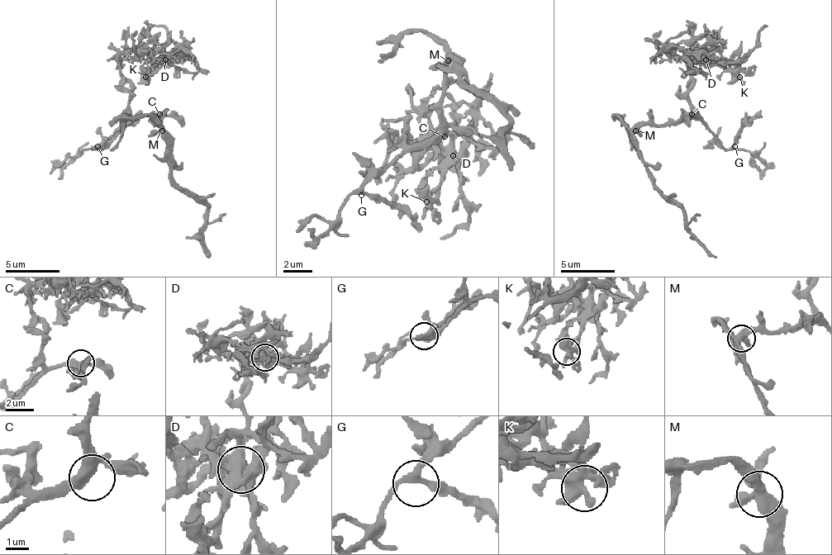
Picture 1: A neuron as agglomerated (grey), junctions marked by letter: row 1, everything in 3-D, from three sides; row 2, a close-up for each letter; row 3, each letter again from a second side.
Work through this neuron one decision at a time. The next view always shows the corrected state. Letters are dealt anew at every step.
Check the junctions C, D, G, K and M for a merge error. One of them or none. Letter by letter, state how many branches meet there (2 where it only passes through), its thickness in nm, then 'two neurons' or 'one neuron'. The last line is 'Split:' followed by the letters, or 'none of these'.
C: branches 4; calibre 400 nm; one neuron
D: branches 6; calibre 500 nm; one neuron
G: branches 3; calibre 240 nm; one neuron
K: branches 6; calibre 480 nm; one neuron
M: branches 4; calibre 440 nm; one neuron
Split: none of these

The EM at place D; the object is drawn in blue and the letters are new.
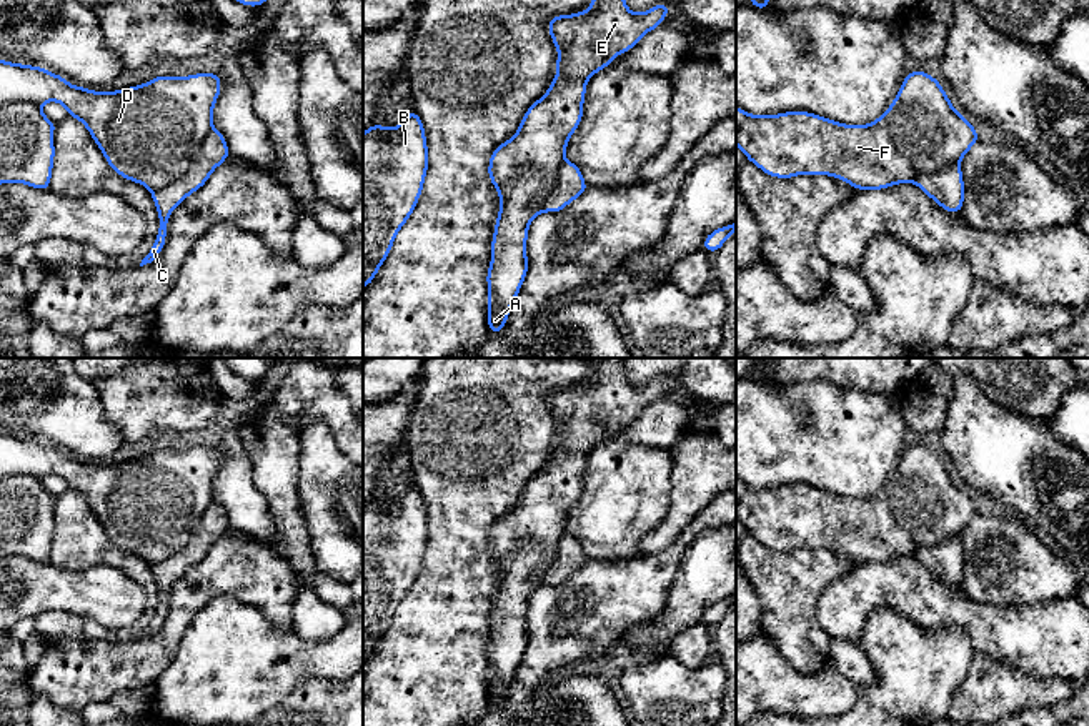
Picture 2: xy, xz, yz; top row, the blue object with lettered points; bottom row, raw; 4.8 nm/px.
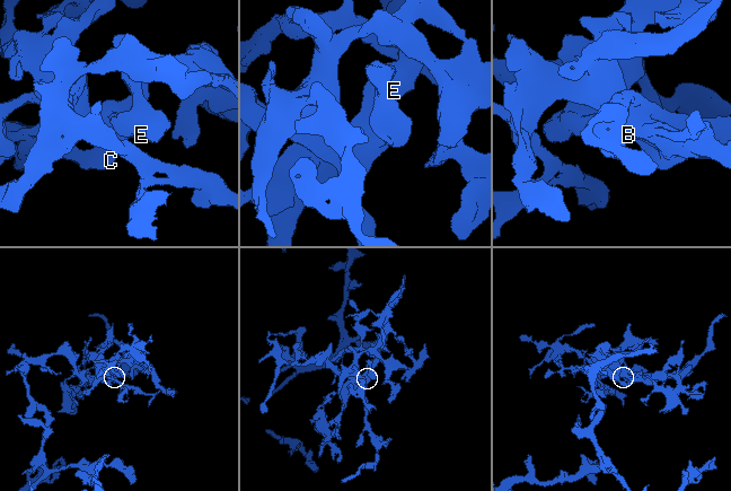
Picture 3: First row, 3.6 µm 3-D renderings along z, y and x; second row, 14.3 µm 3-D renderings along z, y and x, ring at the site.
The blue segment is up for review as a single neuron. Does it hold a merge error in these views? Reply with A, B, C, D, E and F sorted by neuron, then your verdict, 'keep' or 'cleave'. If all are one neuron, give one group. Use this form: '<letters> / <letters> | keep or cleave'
A B C D E F | keep

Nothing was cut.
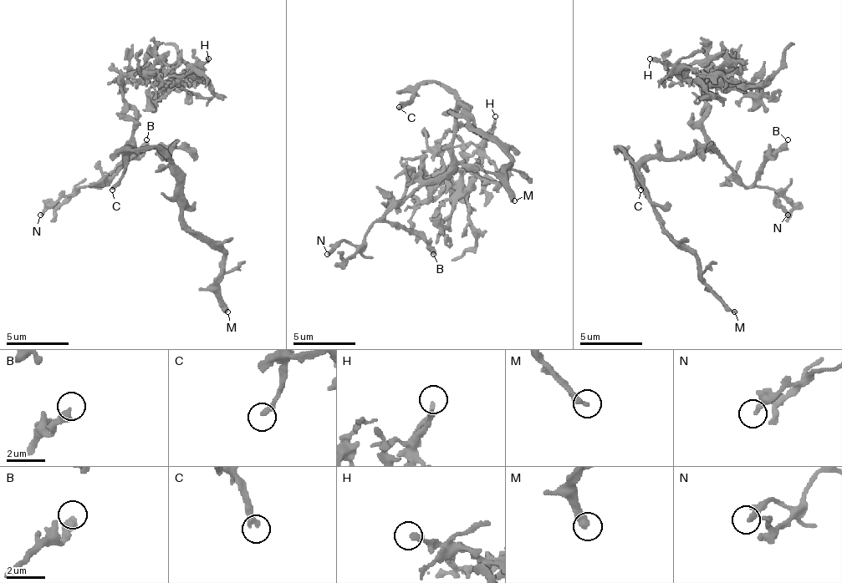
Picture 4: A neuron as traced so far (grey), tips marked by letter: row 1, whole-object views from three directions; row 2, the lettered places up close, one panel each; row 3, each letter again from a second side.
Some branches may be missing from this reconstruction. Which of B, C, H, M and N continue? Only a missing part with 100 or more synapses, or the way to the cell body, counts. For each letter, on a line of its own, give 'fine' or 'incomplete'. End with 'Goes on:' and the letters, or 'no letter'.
B: fine
C: incomplete
H: fine
M: incomplete
N: fine
Goes on: C, M

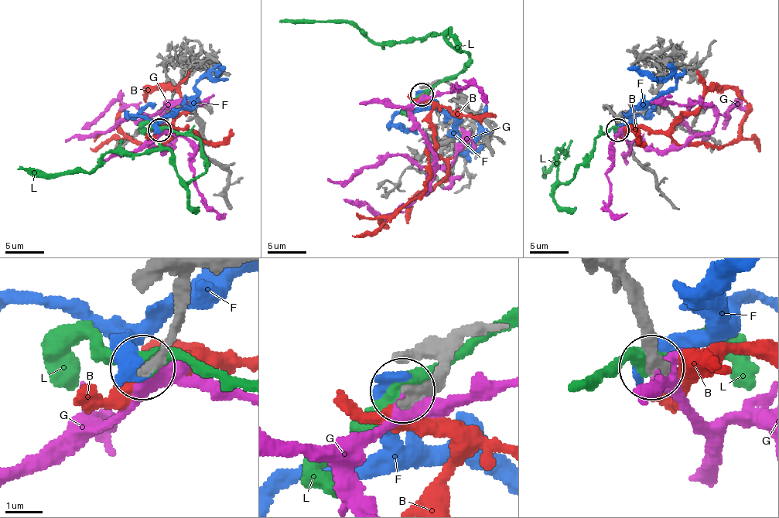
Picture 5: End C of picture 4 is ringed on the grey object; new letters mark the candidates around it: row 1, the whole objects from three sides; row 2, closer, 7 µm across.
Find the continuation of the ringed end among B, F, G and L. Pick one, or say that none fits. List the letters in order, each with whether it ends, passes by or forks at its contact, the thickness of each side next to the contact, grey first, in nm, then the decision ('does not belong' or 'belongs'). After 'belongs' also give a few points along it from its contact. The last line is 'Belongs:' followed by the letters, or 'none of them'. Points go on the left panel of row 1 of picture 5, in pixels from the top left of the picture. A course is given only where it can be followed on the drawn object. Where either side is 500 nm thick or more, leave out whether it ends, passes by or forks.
B: it passes by; 300 nm thick on the grey side, 380 nm on the other; does not belong
F: it ends there; 320 nm thick on the grey side, 400 nm on the other; does not belong
G: 340 nm thick on the grey side, 500 nm on the other; does not belong
L: it passes by; 340 nm thick on the grey side, 440 nm on the other; does not belong
Belongs: none of them

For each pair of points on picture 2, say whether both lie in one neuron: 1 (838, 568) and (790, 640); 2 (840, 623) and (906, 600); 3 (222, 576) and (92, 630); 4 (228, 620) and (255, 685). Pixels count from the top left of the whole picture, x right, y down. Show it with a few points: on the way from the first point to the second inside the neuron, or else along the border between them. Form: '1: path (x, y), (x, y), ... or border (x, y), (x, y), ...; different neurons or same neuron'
1: path (818, 580), (791, 606), (791, 620); same neuron
2: path (856, 606), (873, 590), (890, 590); same neuron
3: border (62, 638), (107, 640); different neurons
4: path (228, 636), (232, 661), (238, 668); same neuron

